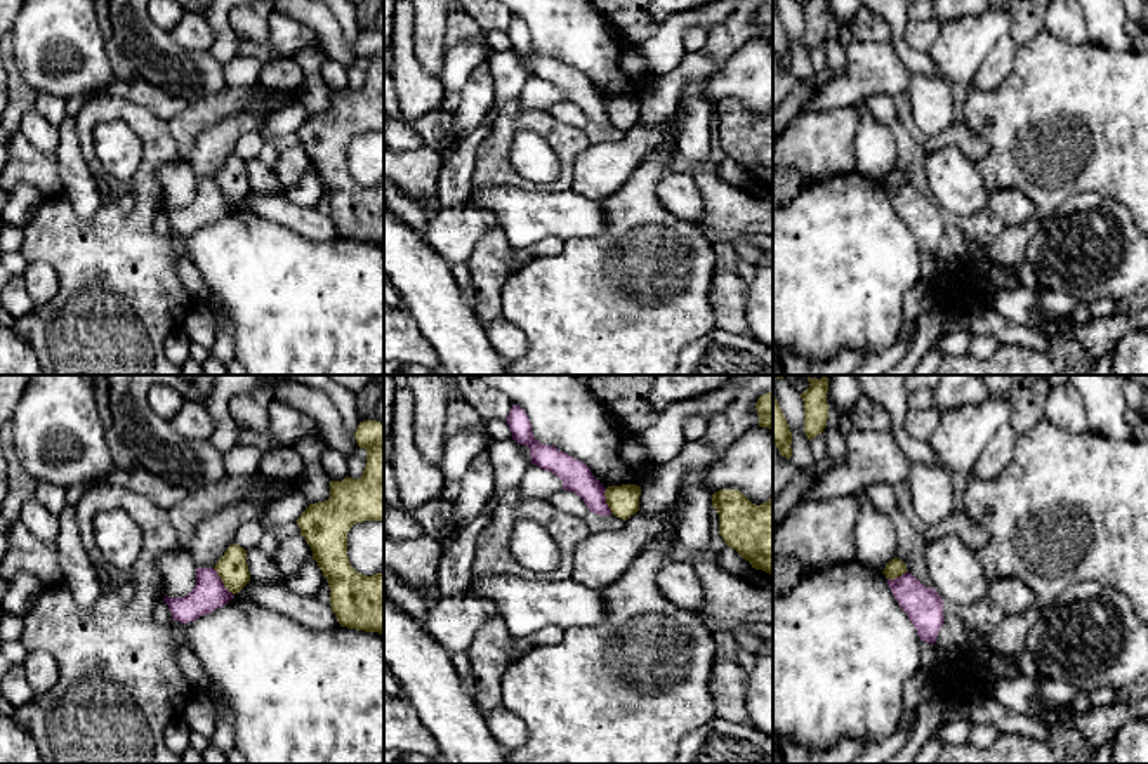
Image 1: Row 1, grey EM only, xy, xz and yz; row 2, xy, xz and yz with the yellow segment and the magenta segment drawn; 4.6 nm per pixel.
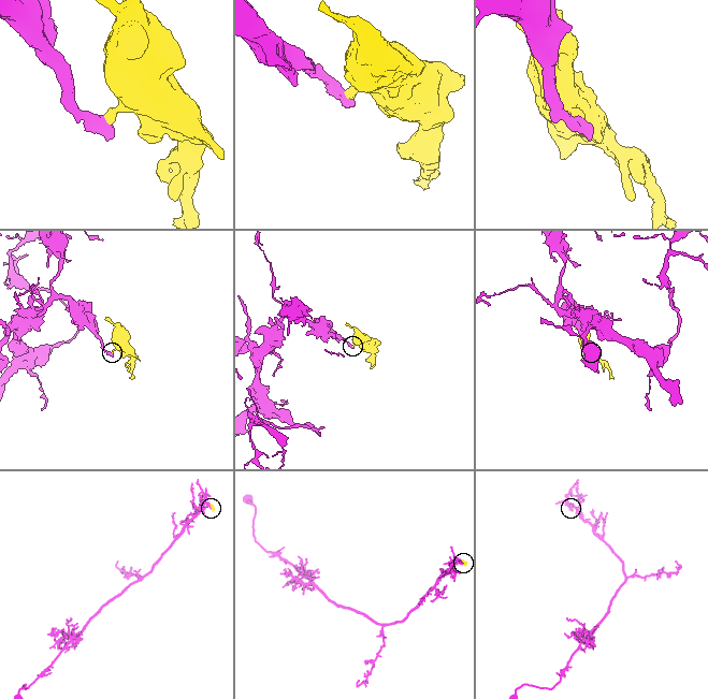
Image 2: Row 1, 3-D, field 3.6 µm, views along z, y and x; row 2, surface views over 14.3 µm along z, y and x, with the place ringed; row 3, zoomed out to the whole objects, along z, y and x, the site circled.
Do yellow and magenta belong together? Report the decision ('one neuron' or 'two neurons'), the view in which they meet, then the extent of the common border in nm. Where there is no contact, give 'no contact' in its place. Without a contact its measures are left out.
two neurons; contact in xy; length 160 nm

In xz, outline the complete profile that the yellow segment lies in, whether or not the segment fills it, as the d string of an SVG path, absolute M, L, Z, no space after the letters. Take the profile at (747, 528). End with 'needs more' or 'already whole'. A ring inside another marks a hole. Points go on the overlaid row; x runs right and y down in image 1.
M740 490L712 495L719 533L755 570L773 575L773 497L755 505Z | already whole

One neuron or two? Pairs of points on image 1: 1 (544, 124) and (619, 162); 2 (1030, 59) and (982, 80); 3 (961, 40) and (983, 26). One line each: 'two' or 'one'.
1: two
2: two
3: one

